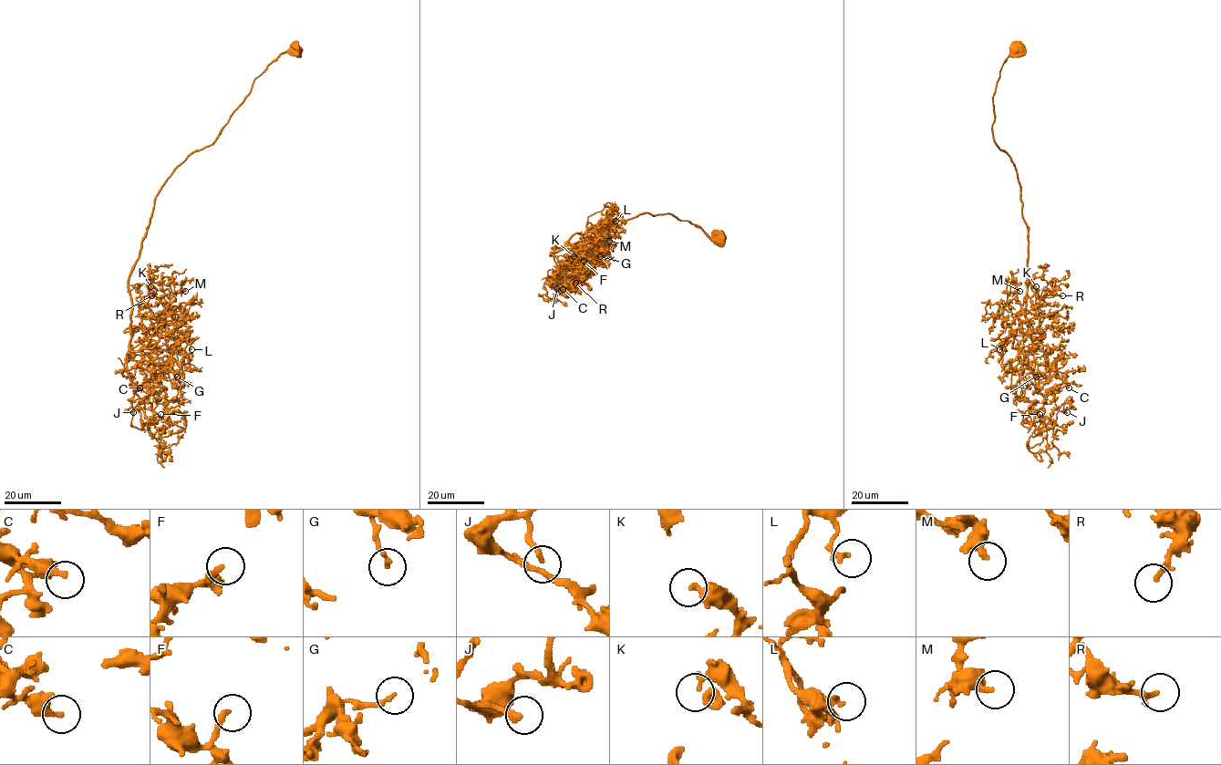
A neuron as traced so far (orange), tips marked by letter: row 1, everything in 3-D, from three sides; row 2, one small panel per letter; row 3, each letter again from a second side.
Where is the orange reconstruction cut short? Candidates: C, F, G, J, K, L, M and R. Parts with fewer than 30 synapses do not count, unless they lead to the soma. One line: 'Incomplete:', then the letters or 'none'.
Incomplete: F, J, R

